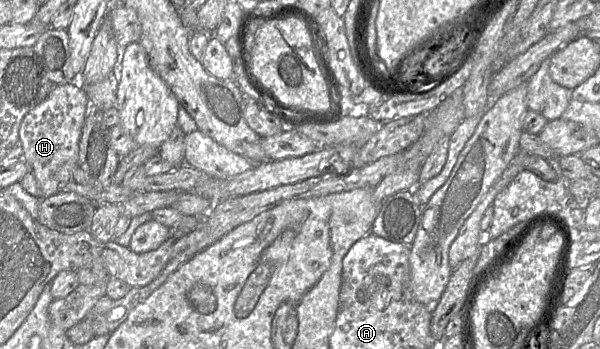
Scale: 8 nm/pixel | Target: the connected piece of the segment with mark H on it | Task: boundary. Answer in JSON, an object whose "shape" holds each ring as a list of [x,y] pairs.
{"shape":[[[79,82],[57,84],[49,95],[32,108],[22,119],[19,127],[19,138],[22,143],[22,159],[28,164],[42,192],[42,199],[58,192],[56,173],[67,162],[76,162],[79,151],[81,130],[85,121],[88,99]]]}

